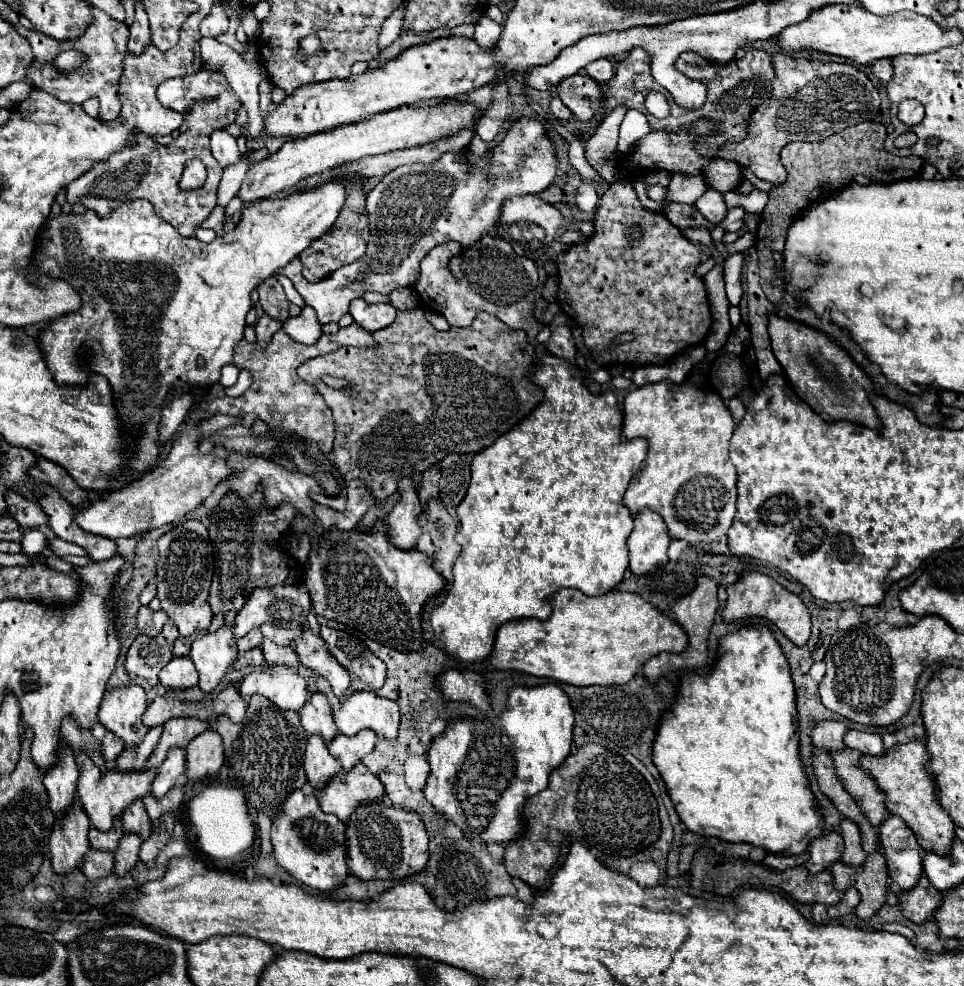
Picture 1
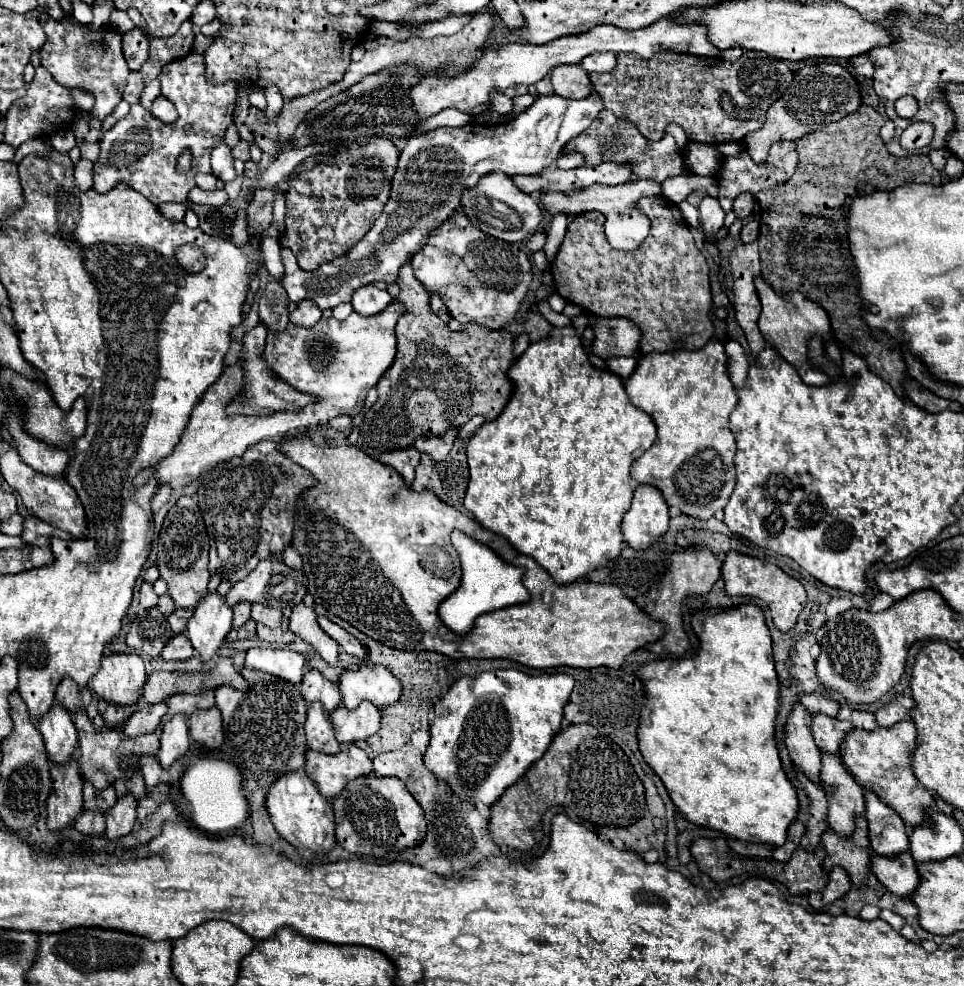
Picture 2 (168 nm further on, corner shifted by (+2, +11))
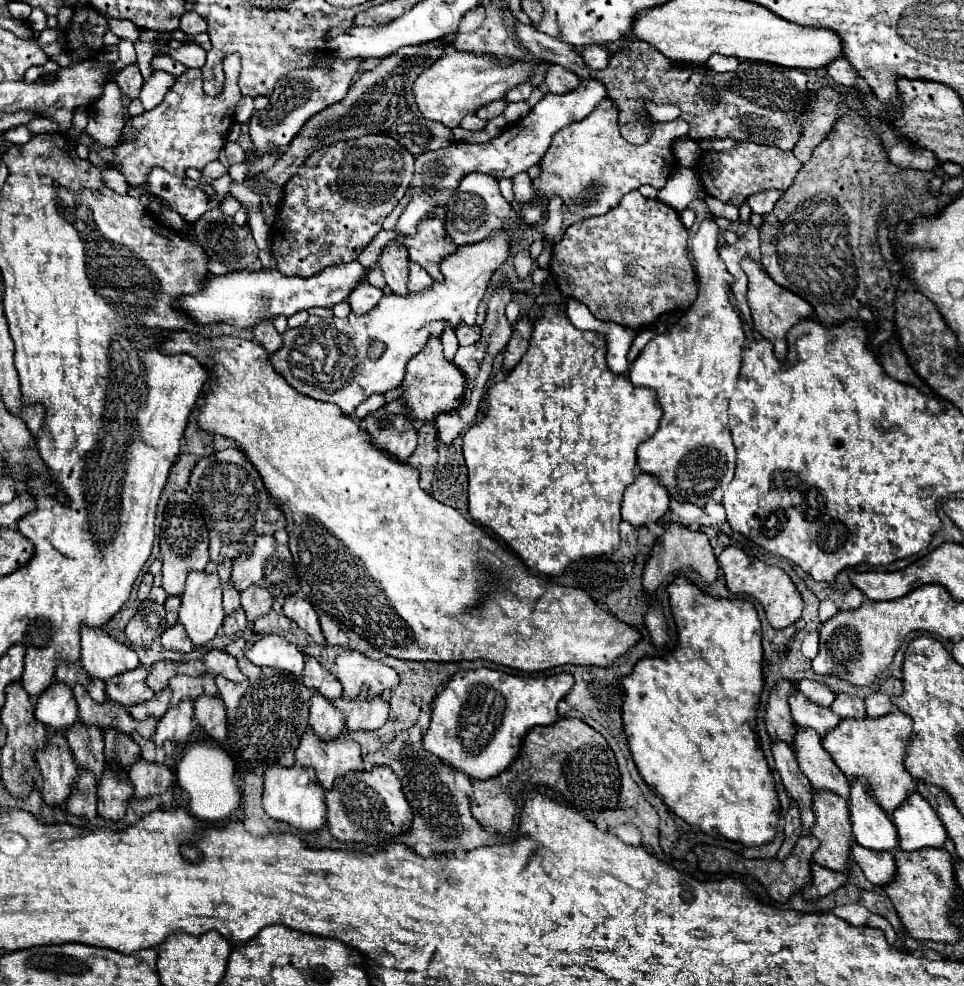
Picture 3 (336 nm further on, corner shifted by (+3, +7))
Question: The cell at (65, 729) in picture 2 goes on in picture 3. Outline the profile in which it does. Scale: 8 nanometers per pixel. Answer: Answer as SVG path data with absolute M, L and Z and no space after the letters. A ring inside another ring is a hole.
M58 683L46 689L36 701L34 717L38 723L54 731L70 729L70 725L74 725L74 721L78 719L78 709L72 689Z

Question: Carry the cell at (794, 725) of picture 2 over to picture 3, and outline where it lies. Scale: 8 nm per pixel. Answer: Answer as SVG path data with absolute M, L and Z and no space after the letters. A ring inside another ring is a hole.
M778 681L776 689L770 693L768 709L766 709L766 729L772 741L784 741L794 745L794 719L790 713L788 697L794 693L794 685L790 681Z

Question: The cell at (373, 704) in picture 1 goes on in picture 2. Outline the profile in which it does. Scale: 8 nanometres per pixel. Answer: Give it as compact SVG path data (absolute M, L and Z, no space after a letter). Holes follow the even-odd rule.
M359 665L341 673L339 689L343 695L341 705L347 709L359 707L361 701L371 701L375 707L385 709L399 701L401 681L385 665Z

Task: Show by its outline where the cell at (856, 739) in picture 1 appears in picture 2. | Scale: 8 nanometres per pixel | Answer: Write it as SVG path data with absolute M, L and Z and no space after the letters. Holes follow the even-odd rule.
M843 705L843 707L839 709L837 719L841 719L841 721L851 721L853 727L867 729L867 731L877 729L877 721L875 721L875 715L873 715L873 713L869 713L869 711L857 711L857 709L849 709L847 705Z

